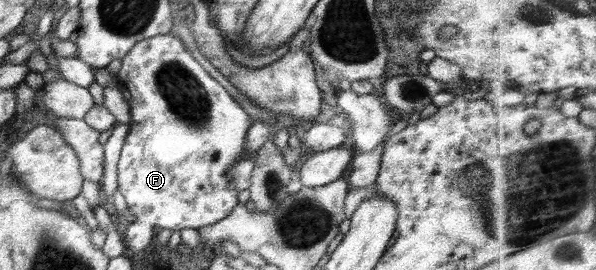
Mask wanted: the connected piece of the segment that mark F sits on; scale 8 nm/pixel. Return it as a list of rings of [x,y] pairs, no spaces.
[[[159,34],[138,41],[123,59],[116,76],[119,91],[130,107],[129,130],[118,162],[118,189],[136,217],[124,233],[127,247],[135,253],[147,249],[158,229],[199,229],[225,219],[239,204],[230,167],[248,156],[245,139],[250,116],[241,105],[191,56],[172,34]]]

